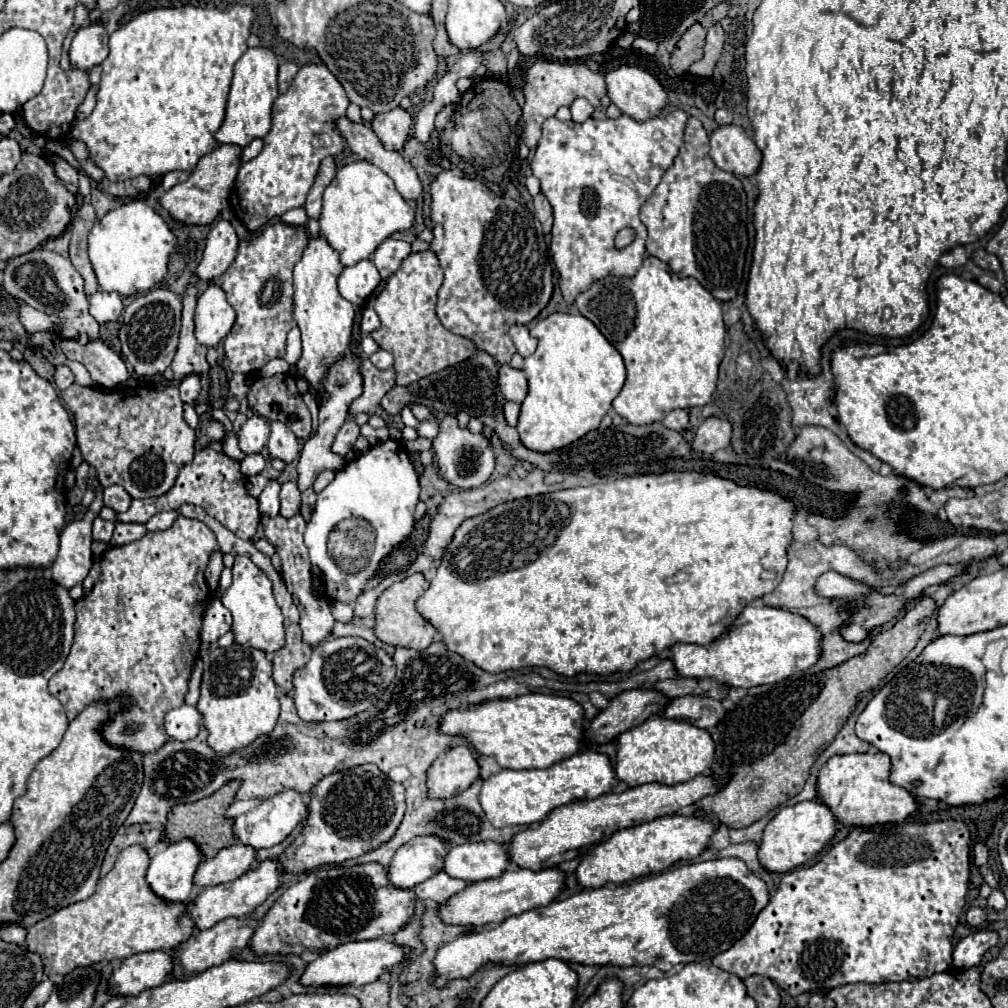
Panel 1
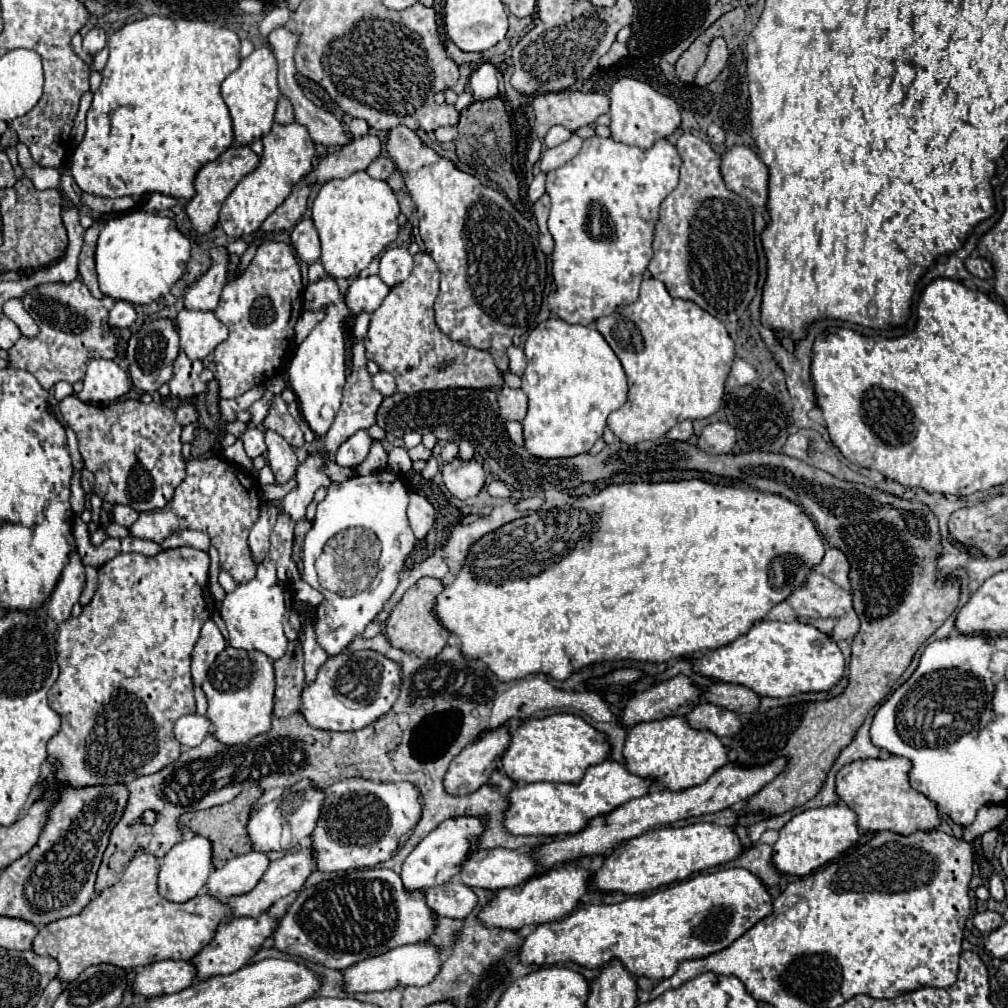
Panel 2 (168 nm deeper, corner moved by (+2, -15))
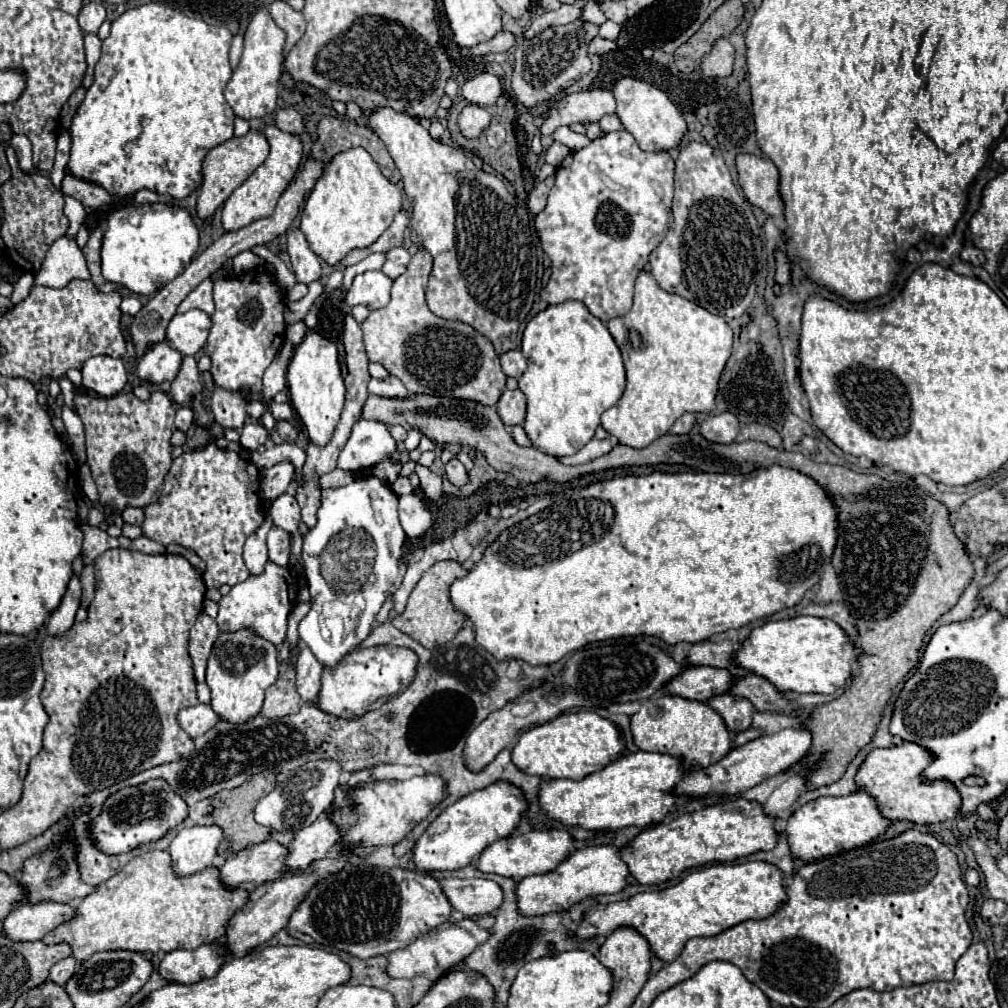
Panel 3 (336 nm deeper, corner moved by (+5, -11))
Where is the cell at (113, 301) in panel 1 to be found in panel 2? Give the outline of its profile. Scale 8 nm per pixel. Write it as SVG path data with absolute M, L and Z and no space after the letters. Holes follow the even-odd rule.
M116 301L110 311L110 327L130 327L136 321L136 309L128 301Z

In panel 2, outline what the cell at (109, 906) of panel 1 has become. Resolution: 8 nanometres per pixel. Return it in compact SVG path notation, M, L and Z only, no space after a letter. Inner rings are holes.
M142 853L134 857L126 867L122 879L116 885L104 889L100 895L96 895L78 915L70 915L44 925L34 939L34 951L38 955L50 955L58 959L60 963L58 979L62 979L62 983L74 981L84 969L98 963L114 963L118 967L146 967L160 959L174 959L174 961L194 959L214 939L216 927L222 921L230 919L232 907L220 903L210 893L196 895L184 903L166 901L158 893L158 871L160 871L160 861L154 855Z

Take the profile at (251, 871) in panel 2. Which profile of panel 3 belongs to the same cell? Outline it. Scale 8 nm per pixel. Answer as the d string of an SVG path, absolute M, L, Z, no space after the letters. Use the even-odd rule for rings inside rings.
M277 841L251 845L219 867L219 879L229 889L245 889L249 894L267 881L275 881L283 873L283 857L287 847Z

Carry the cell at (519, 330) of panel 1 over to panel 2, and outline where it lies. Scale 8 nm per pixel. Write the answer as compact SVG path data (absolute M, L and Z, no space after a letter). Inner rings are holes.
M510 347L508 349L508 359L510 359L510 371L512 373L516 373L518 377L522 377L524 375L524 369L526 369L526 355L524 355L524 351L522 351L522 347Z

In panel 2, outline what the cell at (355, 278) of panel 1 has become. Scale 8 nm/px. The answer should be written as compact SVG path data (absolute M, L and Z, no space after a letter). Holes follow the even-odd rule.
M378 275L364 277L364 279L356 277L346 291L346 305L354 315L362 311L374 313L382 305L388 291L390 287Z

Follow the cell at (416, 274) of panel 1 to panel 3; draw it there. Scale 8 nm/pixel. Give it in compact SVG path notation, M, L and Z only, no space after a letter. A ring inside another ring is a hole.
M419 249L411 257L407 271L393 281L389 305L371 311L361 323L367 357L399 377L411 393L473 399L483 405L495 405L505 389L505 373L501 371L499 355L473 327L445 321L429 311L425 303L425 287L431 267L431 253Z

